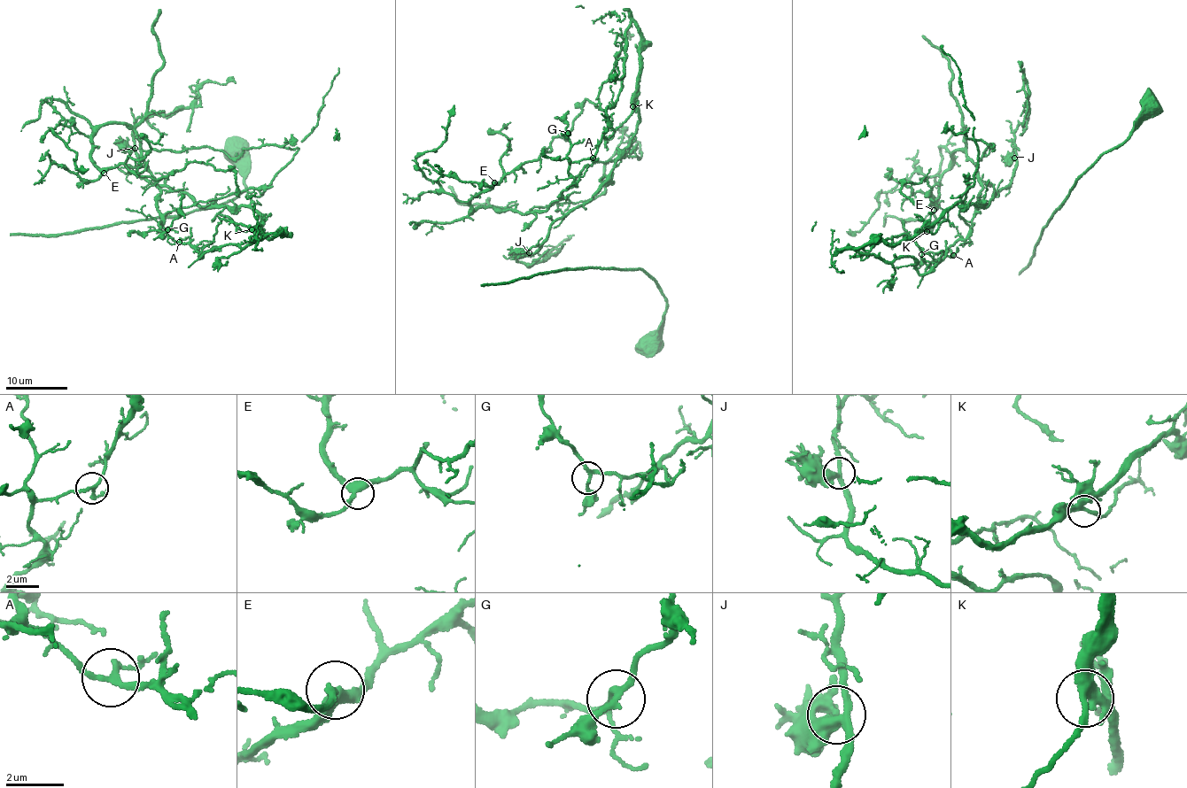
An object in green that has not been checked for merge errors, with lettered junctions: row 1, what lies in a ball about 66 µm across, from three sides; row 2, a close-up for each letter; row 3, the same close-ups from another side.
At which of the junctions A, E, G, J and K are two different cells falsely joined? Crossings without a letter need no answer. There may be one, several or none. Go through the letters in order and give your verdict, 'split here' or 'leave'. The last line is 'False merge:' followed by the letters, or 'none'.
A: split here
E: leave
G: leave
J: leave
K: leave
False merge: A

